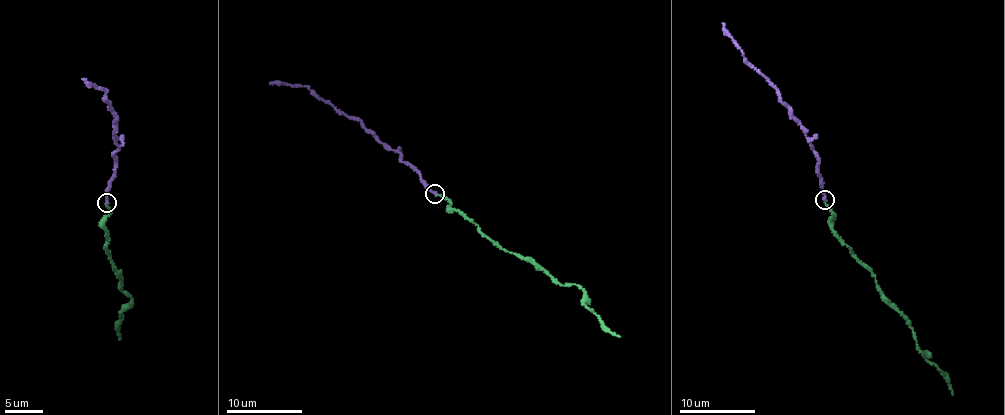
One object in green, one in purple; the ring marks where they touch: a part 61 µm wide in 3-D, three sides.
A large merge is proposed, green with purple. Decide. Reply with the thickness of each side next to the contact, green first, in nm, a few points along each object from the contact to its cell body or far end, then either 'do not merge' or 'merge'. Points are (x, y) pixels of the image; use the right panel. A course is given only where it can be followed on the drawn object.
calibres 200 and 150 nm; course green (824, 200), (833, 212), (838, 238), (873, 273), (881, 298), (902, 313), (919, 351), (938, 367), (953, 395); course purple (824, 199), (818, 157), (806, 128), (792, 109), (780, 100), (775, 85), (749, 66), (723, 23); do not merge

